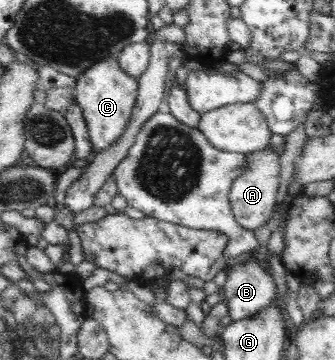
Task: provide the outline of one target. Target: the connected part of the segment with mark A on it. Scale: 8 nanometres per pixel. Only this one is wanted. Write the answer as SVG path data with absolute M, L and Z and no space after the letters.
M269 146L247 153L248 164L244 170L244 174L236 176L229 190L229 205L232 215L245 231L253 232L257 226L261 226L271 210L273 210L273 202L275 202L275 194L277 194L277 176L279 176L279 154L275 154L275 150Z

